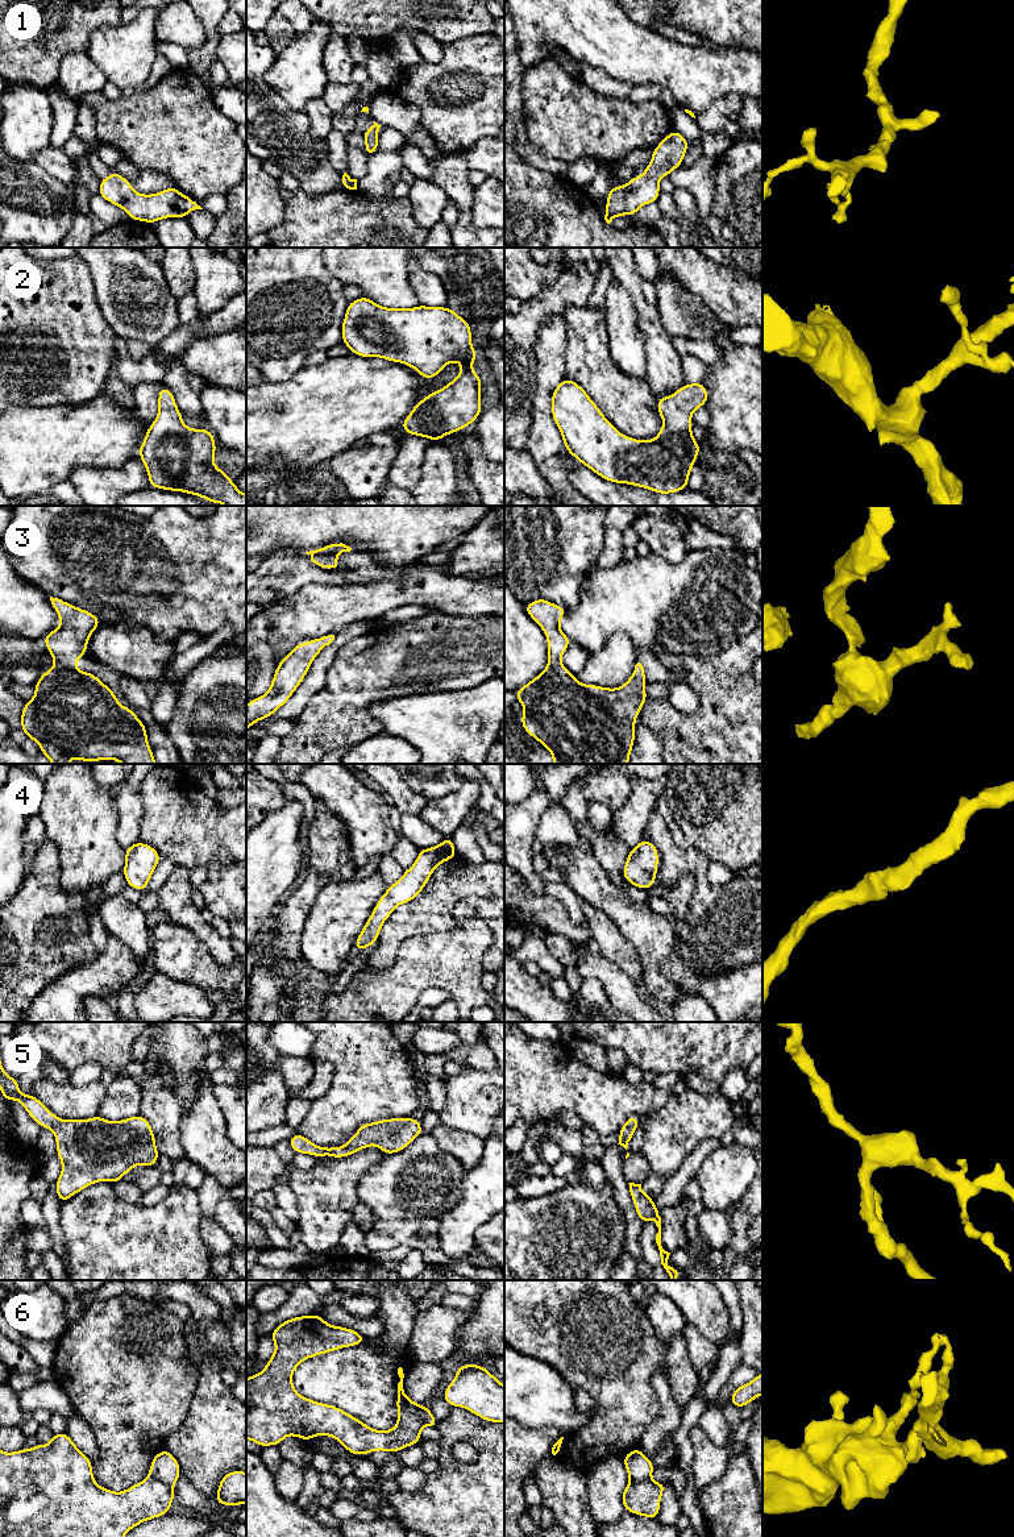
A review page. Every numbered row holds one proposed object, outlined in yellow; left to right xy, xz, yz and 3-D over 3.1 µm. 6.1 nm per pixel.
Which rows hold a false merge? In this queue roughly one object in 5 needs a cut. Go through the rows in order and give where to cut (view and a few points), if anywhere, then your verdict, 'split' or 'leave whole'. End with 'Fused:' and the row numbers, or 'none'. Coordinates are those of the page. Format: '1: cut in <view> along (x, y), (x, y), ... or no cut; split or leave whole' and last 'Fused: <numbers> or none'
1: no cut; leave whole
2: no cut; leave whole
3: no cut; leave whole
4: no cut; leave whole
5: no cut; leave whole
6: cut in xy along (149, 1474), (173, 1488); split
Fused: 6

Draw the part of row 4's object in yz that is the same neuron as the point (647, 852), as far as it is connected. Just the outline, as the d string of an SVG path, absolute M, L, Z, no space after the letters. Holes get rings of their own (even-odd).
M643 839L636 847L631 848L622 875L632 886L649 889L656 886L657 867L658 851L656 846Z

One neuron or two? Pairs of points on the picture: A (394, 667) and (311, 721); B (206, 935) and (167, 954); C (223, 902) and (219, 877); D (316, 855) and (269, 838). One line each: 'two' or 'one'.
A: one
B: two
C: one
D: two

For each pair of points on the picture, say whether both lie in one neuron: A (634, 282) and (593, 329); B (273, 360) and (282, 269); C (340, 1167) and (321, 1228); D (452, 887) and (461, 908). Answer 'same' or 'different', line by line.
A: different
B: same
C: same
D: different

